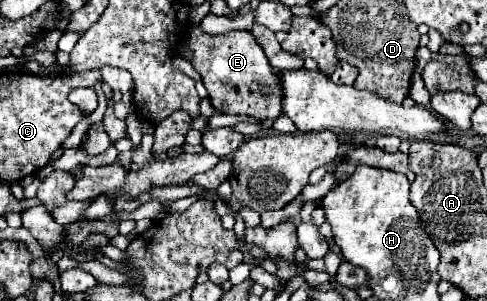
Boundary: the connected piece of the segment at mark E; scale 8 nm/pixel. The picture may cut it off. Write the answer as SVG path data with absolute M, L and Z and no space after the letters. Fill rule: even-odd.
M193 24L189 29L187 44L194 53L192 65L200 73L202 83L208 89L208 99L216 111L250 115L256 119L276 119L282 115L282 85L250 31L210 35L199 24Z

